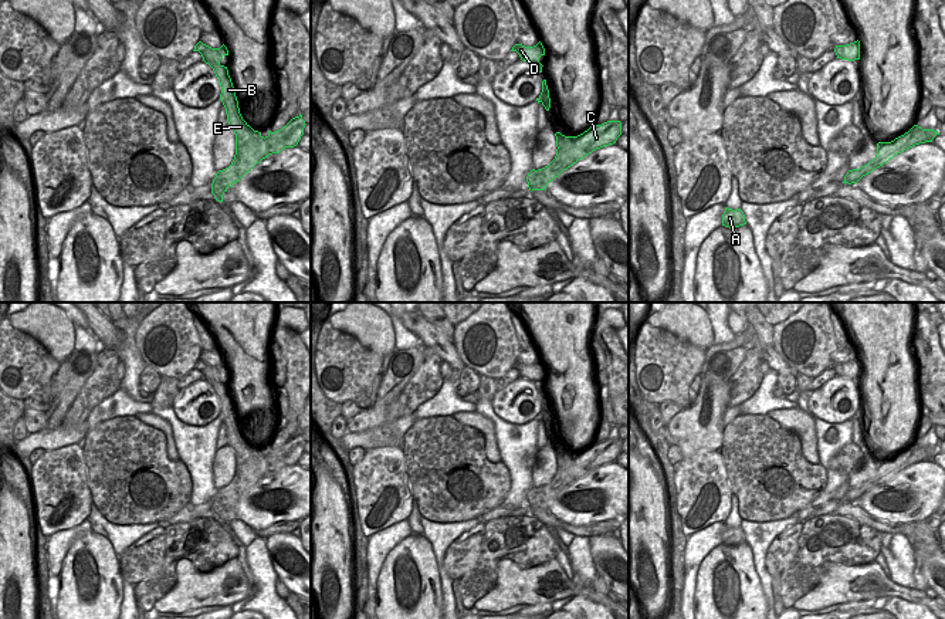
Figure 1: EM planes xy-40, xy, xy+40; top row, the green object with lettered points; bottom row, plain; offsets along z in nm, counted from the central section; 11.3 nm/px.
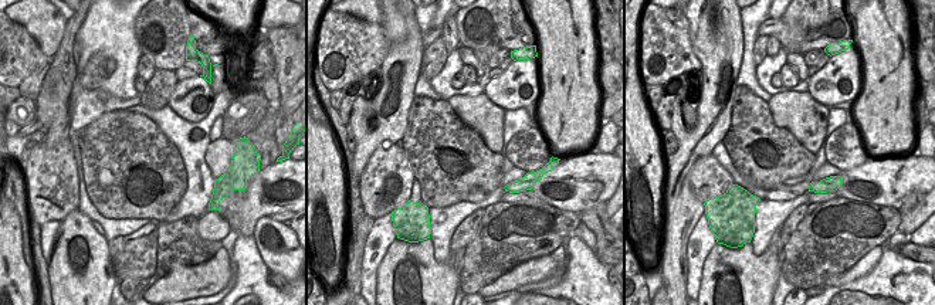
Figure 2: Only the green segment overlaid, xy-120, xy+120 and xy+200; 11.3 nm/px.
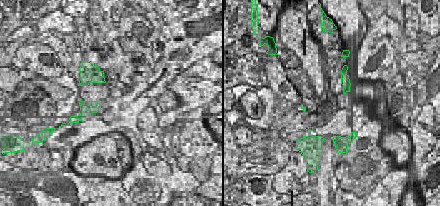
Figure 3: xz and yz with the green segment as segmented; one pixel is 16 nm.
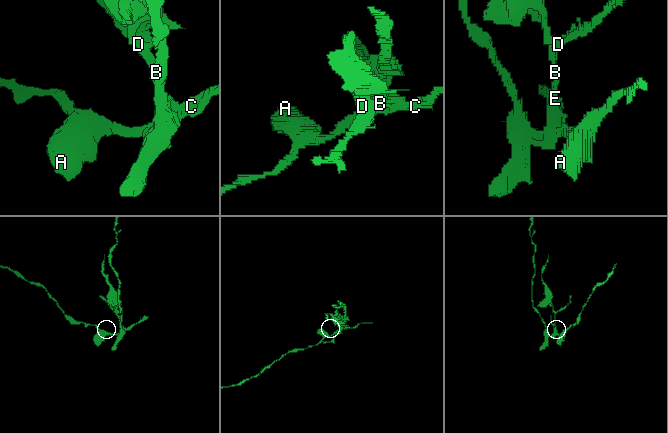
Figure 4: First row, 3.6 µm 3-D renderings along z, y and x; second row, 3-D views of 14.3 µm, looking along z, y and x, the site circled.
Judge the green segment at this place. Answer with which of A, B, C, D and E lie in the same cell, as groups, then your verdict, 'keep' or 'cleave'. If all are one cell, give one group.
groups A C / B D E; cleave

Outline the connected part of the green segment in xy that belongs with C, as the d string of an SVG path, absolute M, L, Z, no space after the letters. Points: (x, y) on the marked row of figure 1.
M607 121L602 125L593 124L580 135L589 139L589 143L585 146L585 152L589 155L596 149L616 143L617 138L621 135L621 122Z

